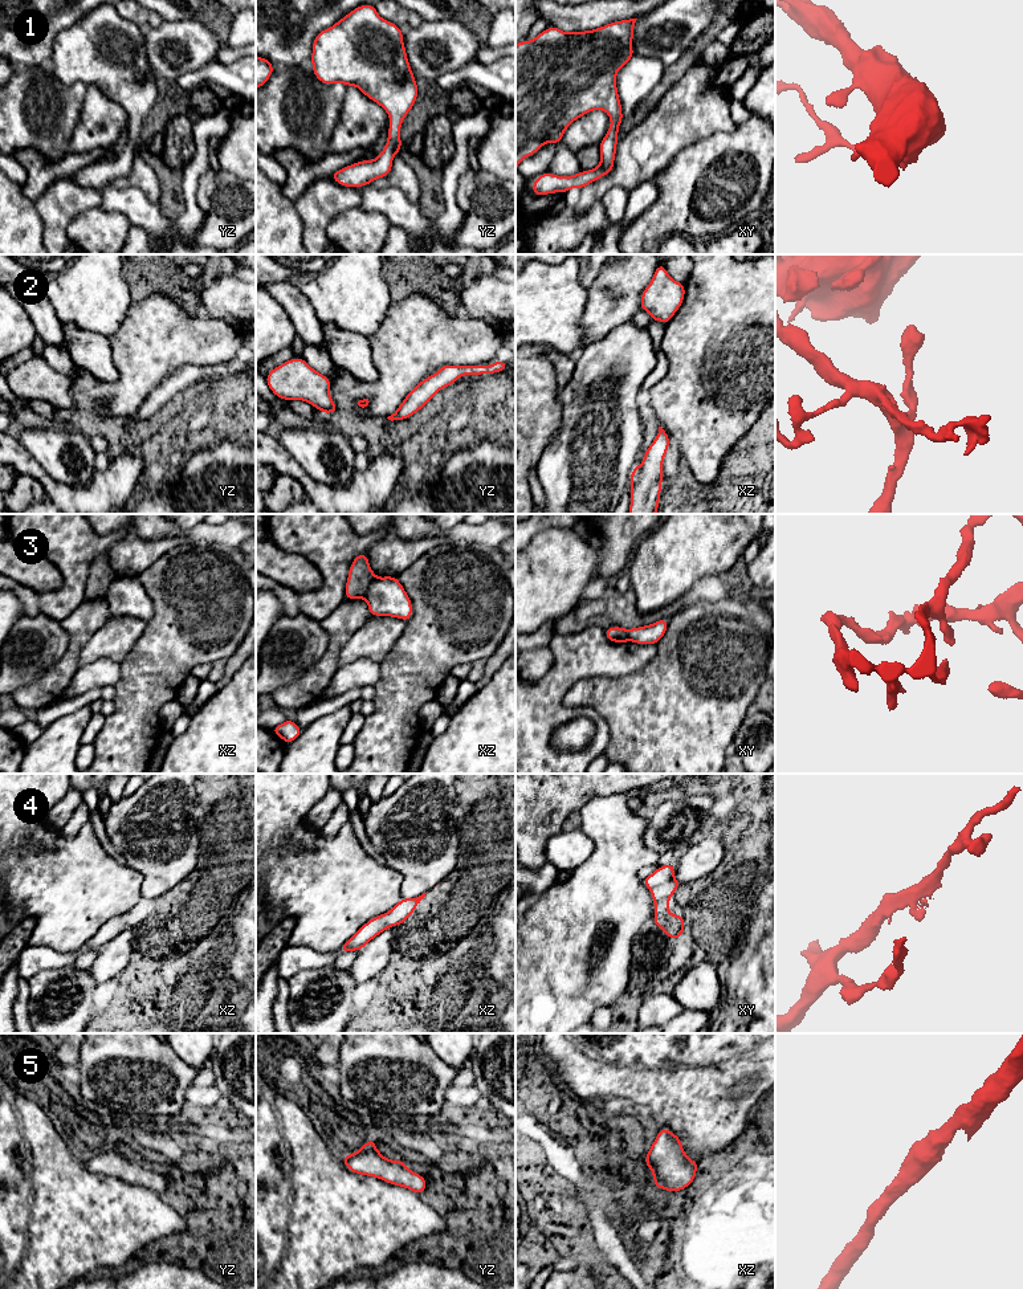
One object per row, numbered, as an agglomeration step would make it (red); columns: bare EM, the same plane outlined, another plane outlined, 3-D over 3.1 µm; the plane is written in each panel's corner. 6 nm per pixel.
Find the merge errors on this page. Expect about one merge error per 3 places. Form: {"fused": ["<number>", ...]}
{"fused": ["3"]}

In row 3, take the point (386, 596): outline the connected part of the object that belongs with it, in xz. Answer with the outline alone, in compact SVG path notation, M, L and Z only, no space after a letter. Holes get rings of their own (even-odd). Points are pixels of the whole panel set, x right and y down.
M396 576L376 578L364 600L371 616L390 616L404 621L412 617L412 601Z

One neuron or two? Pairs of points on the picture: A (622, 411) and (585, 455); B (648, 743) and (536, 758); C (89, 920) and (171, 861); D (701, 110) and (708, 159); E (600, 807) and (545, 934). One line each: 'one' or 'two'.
A: one
B: two
C: two
D: two
E: one

